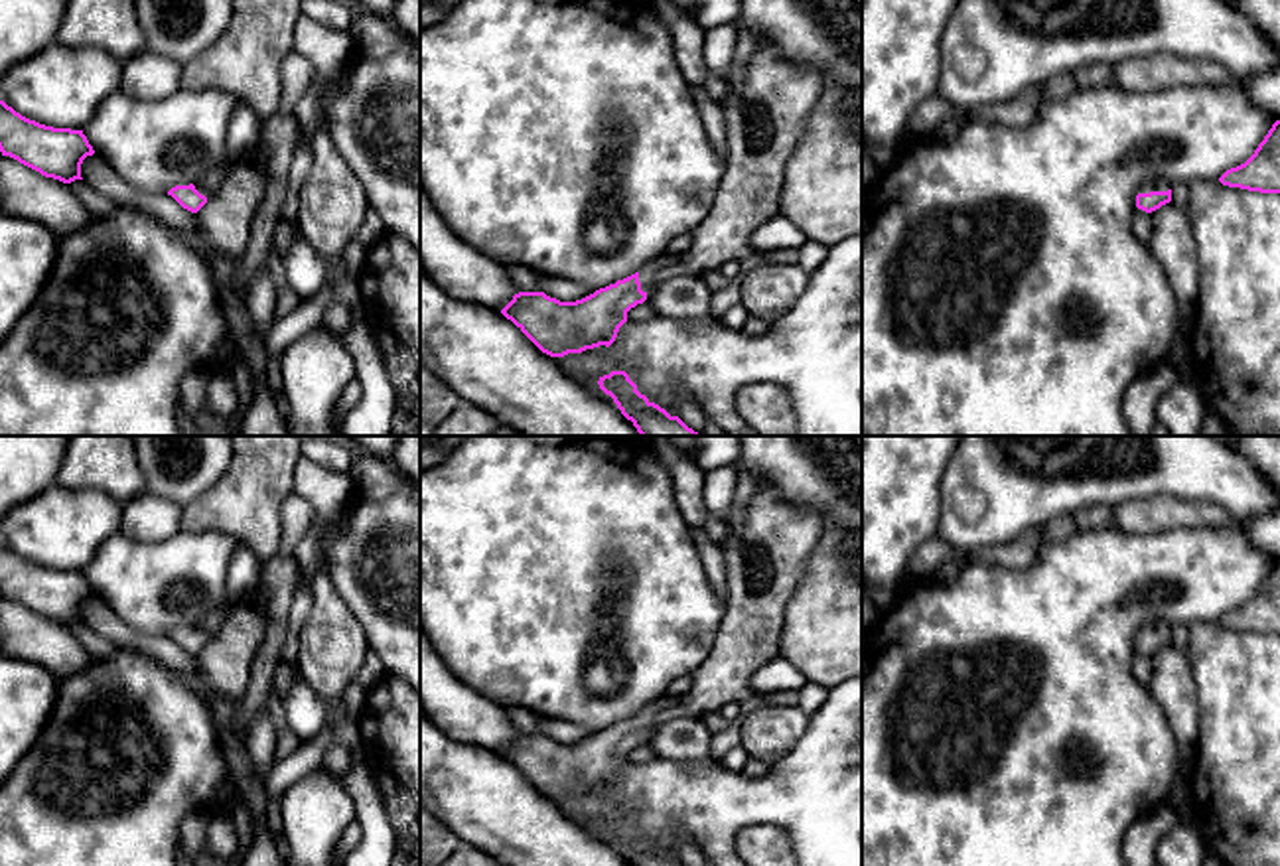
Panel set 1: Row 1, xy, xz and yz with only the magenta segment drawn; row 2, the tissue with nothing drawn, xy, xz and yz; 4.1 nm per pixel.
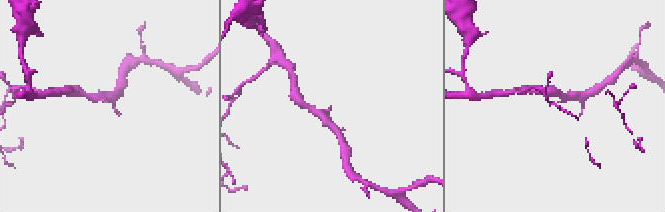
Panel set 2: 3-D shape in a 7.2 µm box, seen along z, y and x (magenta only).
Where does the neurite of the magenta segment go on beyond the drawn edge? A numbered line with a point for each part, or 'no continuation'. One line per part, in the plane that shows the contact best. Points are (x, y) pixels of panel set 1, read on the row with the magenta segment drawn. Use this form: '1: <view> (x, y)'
1: yz (1158, 184)

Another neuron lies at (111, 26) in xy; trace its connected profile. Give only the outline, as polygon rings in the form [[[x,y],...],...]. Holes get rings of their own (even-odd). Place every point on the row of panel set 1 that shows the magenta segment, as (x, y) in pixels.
[[[67,0],[55,39],[101,49],[120,63],[146,49],[134,0]]]

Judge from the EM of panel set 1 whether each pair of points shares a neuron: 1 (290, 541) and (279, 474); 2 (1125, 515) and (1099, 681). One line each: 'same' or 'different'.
1: different
2: different

